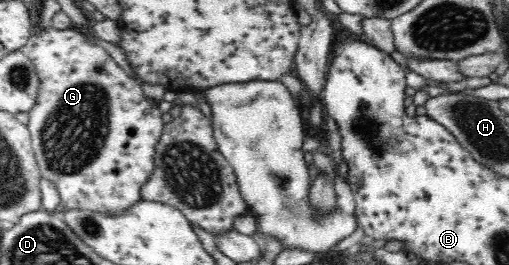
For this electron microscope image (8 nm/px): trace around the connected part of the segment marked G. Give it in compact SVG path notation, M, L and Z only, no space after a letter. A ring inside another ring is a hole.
M54 26L42 28L30 37L28 43L20 51L31 59L31 62L36 66L38 76L40 76L40 95L38 95L38 101L36 101L34 109L28 113L29 132L31 133L32 147L41 176L52 180L58 186L58 190L60 190L60 198L62 198L60 208L78 207L102 212L121 212L131 203L142 198L140 188L146 183L154 169L154 144L158 141L160 134L162 134L162 127L165 125L161 118L163 111L159 108L157 102L145 94L139 82L132 79L114 61L114 58L106 51L106 48L92 42L88 36L82 34L82 30L56 29Z

